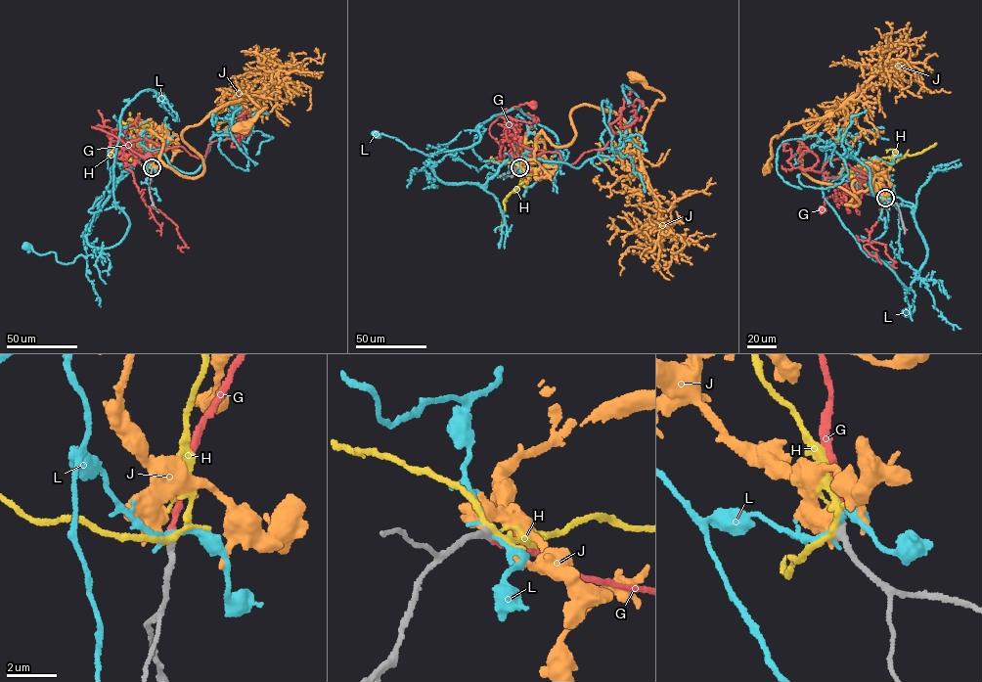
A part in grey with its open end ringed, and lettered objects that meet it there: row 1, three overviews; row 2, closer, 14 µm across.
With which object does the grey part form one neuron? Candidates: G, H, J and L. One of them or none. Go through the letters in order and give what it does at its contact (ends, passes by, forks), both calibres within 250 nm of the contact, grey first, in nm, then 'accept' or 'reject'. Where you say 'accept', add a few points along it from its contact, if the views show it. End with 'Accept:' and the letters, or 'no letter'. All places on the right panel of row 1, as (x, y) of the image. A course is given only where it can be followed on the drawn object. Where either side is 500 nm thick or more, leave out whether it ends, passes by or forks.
G: it ends | 360/220 nm | accept | via (885, 198), (884, 185), (876, 175), (877, 186), (859, 181), (852, 189), (826, 198), (820, 210)
H: it forks | 380/180 nm | reject
J: 400/500 nm | reject
L: it passes by | 380/200 nm | reject
Accept: G

